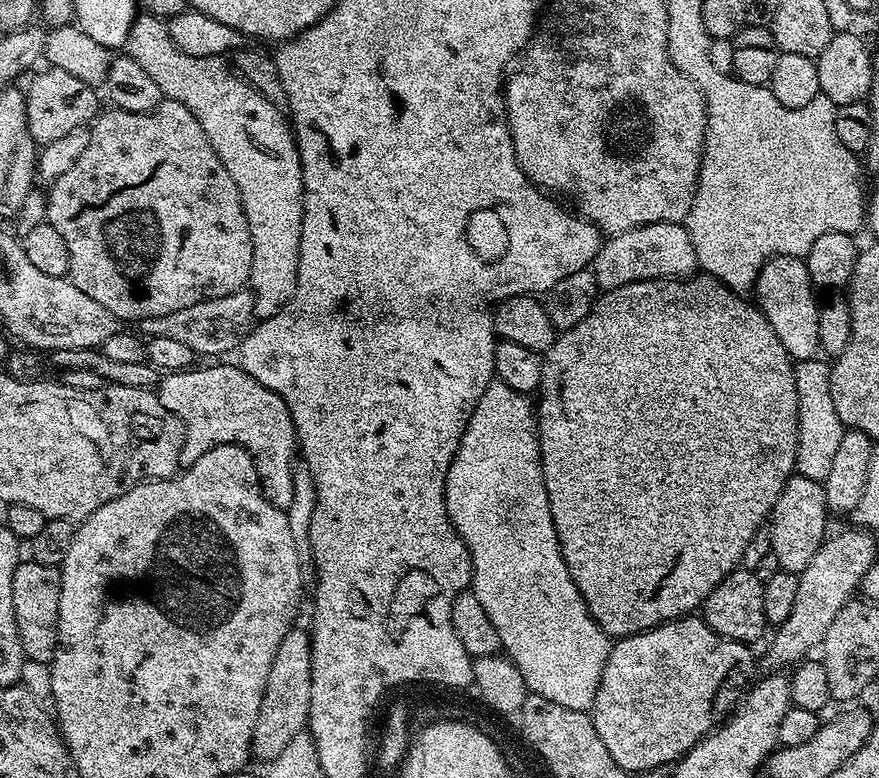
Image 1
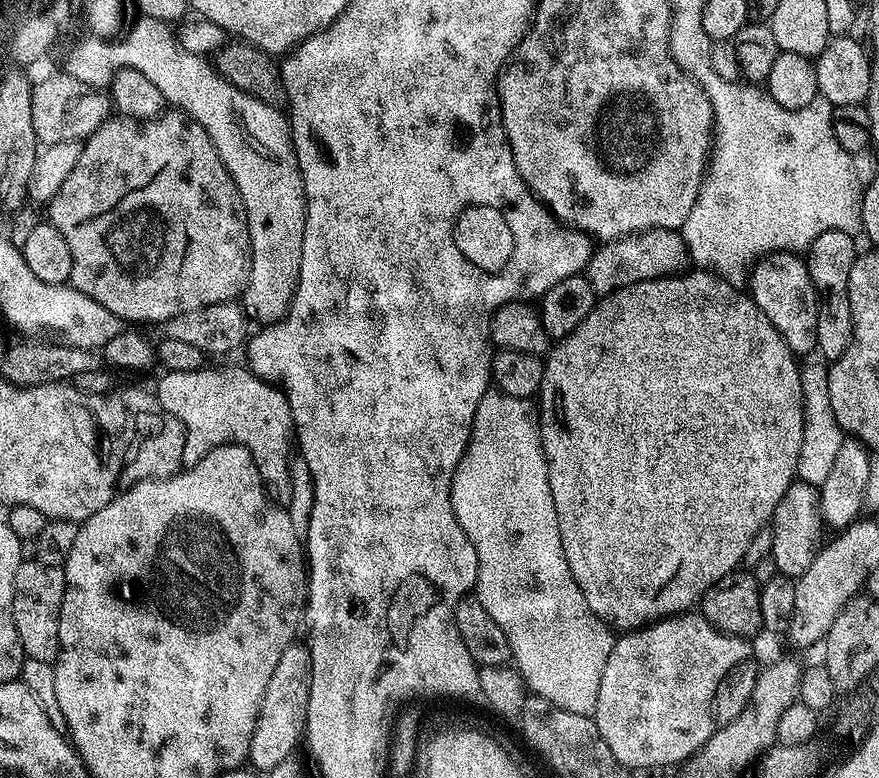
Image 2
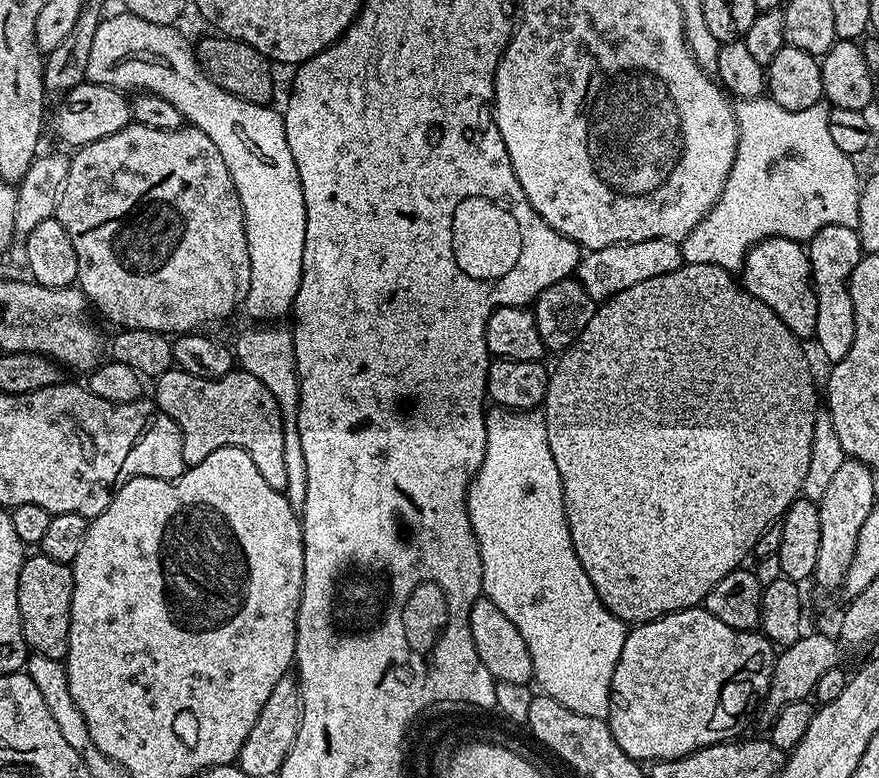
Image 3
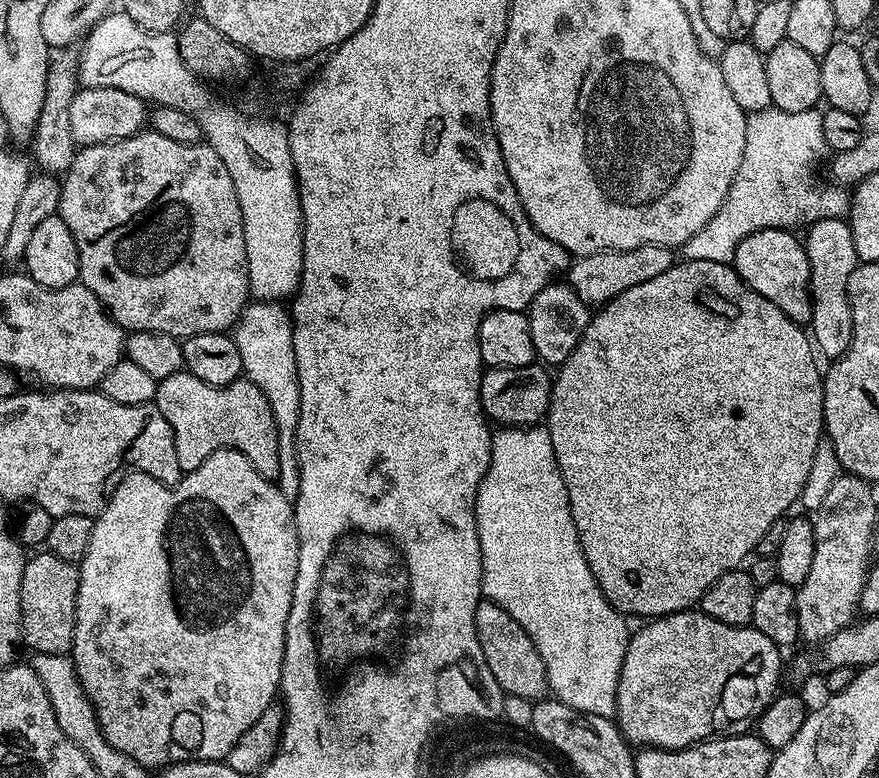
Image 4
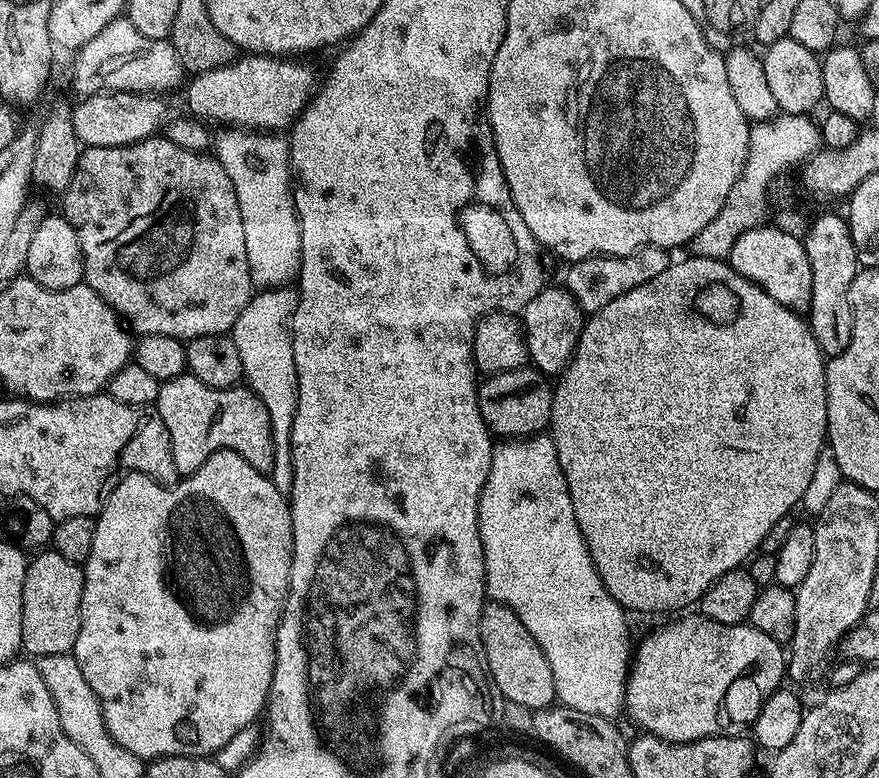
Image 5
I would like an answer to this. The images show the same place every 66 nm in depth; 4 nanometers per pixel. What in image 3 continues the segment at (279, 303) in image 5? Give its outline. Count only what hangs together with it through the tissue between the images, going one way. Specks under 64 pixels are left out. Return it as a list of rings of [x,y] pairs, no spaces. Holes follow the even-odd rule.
[[[252,326],[248,328],[234,343],[234,356],[239,367],[245,372],[254,374],[270,394],[274,394],[274,402],[278,402],[280,413],[284,419],[284,437],[286,450],[282,450],[286,461],[286,486],[284,495],[288,497],[290,506],[303,509],[306,502],[306,458],[302,455],[302,438],[296,425],[296,408],[300,404],[300,379],[296,373],[296,355],[292,345],[292,333],[287,327]]]

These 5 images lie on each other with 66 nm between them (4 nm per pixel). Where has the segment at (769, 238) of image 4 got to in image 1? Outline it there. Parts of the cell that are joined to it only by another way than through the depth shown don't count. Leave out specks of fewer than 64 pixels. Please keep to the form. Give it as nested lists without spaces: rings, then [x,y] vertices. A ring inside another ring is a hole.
[[[771,256],[756,279],[754,300],[770,326],[774,326],[778,342],[786,346],[786,354],[793,361],[815,360],[821,355],[818,338],[818,293],[812,286],[808,265],[801,257]]]

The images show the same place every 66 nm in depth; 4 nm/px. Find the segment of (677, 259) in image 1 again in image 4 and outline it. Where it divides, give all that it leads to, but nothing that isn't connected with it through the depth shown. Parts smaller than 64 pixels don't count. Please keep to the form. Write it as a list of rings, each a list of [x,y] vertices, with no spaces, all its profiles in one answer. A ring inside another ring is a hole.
[[[647,244],[621,252],[595,252],[571,261],[566,272],[566,283],[575,290],[578,298],[582,298],[584,304],[603,306],[618,294],[622,294],[622,290],[630,290],[630,286],[639,286],[641,282],[650,282],[650,278],[658,278],[658,274],[666,274],[666,270],[673,266],[672,256],[673,249],[657,244]]]

